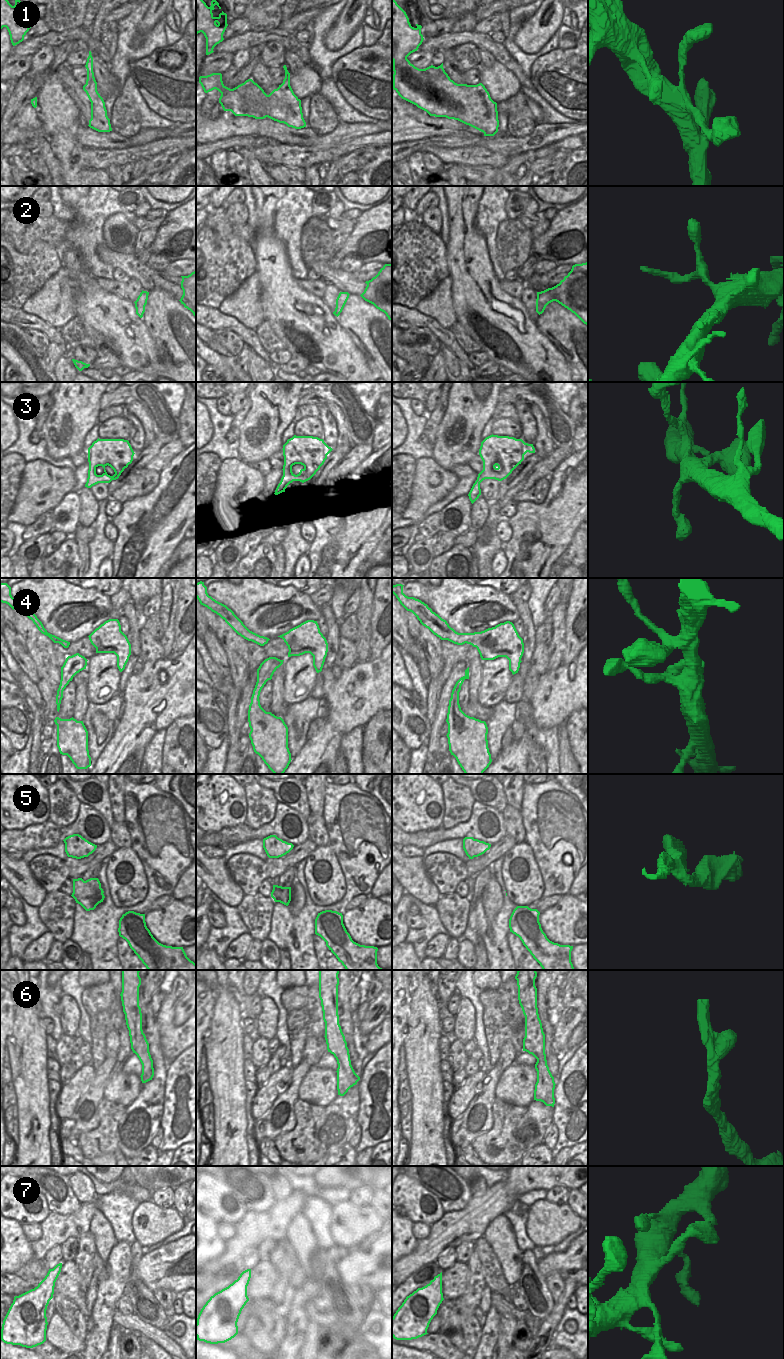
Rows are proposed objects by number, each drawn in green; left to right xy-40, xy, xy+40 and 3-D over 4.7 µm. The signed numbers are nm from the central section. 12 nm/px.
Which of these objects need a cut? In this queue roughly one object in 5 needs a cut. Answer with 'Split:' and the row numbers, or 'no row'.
Split: no row

